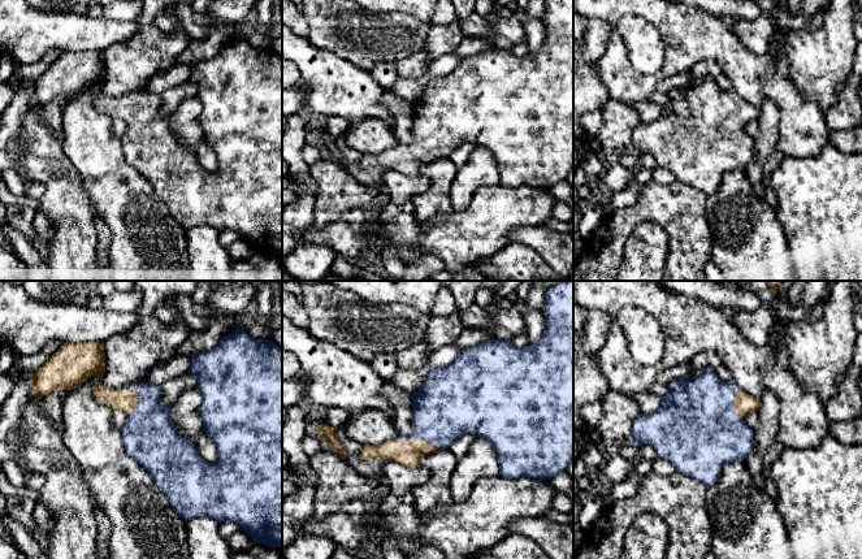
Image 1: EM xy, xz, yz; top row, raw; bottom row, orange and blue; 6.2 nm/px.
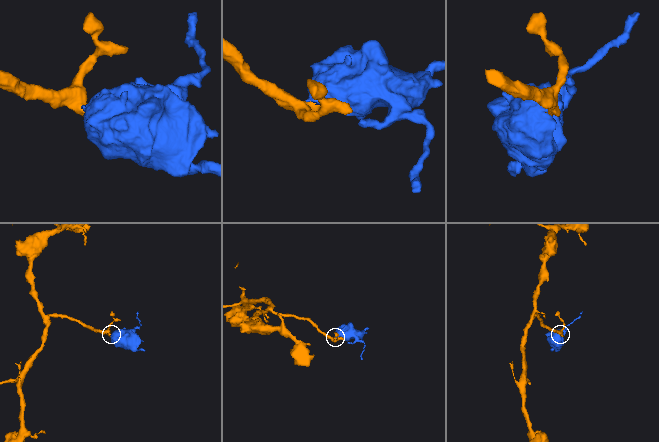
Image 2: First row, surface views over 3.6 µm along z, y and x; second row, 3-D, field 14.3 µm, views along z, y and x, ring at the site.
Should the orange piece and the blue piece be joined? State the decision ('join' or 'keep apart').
join

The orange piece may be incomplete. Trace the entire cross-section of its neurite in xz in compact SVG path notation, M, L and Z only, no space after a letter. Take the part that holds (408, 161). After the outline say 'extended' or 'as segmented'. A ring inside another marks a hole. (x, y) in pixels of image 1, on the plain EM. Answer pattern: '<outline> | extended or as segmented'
M546 0L542 18L546 36L537 53L516 57L511 49L490 48L462 58L451 73L430 78L420 98L411 103L413 140L378 155L363 153L360 168L382 166L420 176L424 164L449 157L455 148L472 143L493 152L499 183L507 187L550 188L566 181L573 165L573 0Z | extended

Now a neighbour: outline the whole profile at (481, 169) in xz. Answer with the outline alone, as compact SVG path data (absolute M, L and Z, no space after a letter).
M476 146L468 160L456 172L450 187L450 202L454 211L464 211L480 187L499 183L499 169L493 152Z

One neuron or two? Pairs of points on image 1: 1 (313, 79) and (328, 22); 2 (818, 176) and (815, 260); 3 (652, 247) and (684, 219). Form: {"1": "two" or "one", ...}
{"1": "two", "2": "one", "3": "two"}

